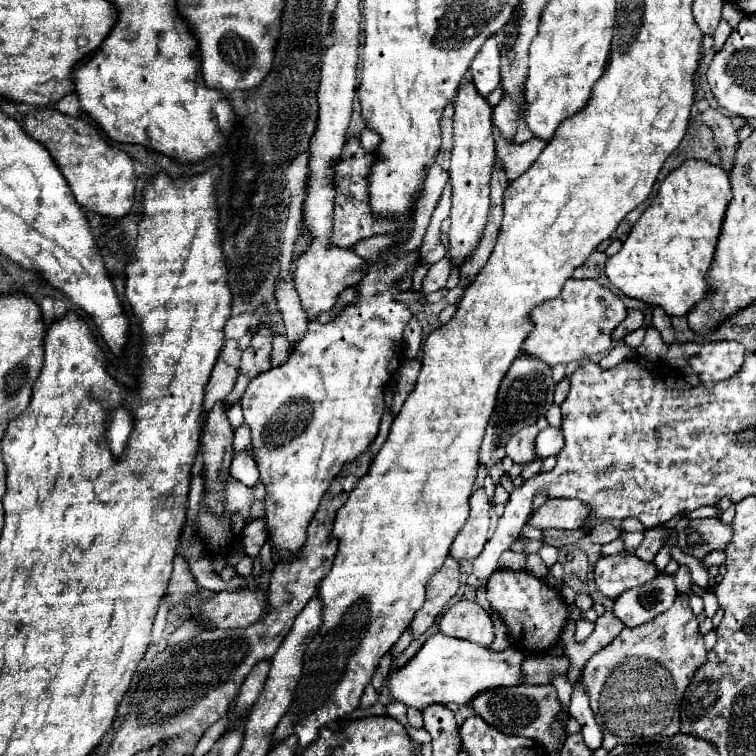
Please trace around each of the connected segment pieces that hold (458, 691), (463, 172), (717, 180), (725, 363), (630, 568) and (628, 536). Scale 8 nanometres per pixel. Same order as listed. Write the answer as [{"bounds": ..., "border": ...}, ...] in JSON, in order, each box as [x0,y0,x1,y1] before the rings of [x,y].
[{"bounds":[389,633,523,709],"border":[[[435,633],[423,643],[411,661],[389,673],[389,691],[395,701],[417,709],[425,709],[431,703],[467,705],[481,691],[519,685],[523,677],[521,659],[523,655],[515,647],[497,653],[465,639],[451,639],[443,633]]]},{"bounds":[449,83,495,265],"border":[[[469,83],[461,85],[455,95],[455,115],[453,115],[453,149],[451,149],[451,171],[449,179],[453,185],[453,209],[451,209],[451,231],[449,231],[449,259],[451,263],[461,265],[477,247],[479,237],[483,235],[483,227],[489,213],[489,181],[493,173],[495,161],[495,141],[493,141],[493,125],[491,125],[491,107],[481,93],[475,93],[475,87]]]},{"bounds":[605,159,733,315],"border":[[[685,159],[675,171],[665,177],[657,197],[629,231],[629,237],[623,241],[621,251],[607,259],[605,275],[627,297],[655,303],[663,307],[667,315],[685,315],[707,293],[705,273],[711,267],[721,221],[731,197],[733,191],[729,175],[721,165],[711,165],[705,159]]]},{"bounds":[681,341,745,383],"border":[[[687,341],[681,343],[681,347],[689,367],[699,375],[703,383],[717,383],[733,377],[745,361],[745,347],[735,341]]]},{"bounds":[593,551,659,599],"border":[[[625,551],[611,557],[601,557],[595,563],[593,575],[597,589],[607,597],[617,599],[623,591],[653,581],[659,575],[659,571],[653,563],[643,561]]]},{"bounds":[619,532,643,551],"border":[[[634,532],[634,533],[621,533],[619,539],[623,539],[623,545],[627,551],[633,551],[641,544],[643,539],[643,533]]]}]

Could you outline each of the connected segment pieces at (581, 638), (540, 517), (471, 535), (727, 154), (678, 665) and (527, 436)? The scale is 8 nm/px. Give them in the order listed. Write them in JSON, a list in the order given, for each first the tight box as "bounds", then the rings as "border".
[{"bounds":[575,619,593,643],"border":[[[579,619],[577,621],[577,629],[575,629],[575,641],[578,643],[584,642],[593,631],[593,623],[587,619]]]},{"bounds":[527,499,589,529],"border":[[[547,499],[531,513],[527,525],[535,529],[579,529],[589,509],[575,499]]]},{"bounds":[451,489,491,561],"border":[[[477,489],[471,495],[469,503],[471,503],[469,519],[451,545],[451,555],[457,561],[477,557],[481,553],[485,541],[487,541],[487,521],[489,521],[491,503],[487,499],[485,489]]]},{"bounds":[695,109,739,171],"border":[[[707,109],[699,115],[695,115],[695,119],[701,119],[705,125],[709,125],[715,133],[715,141],[717,147],[721,149],[721,165],[729,171],[731,169],[731,157],[739,145],[737,139],[737,131],[733,129],[731,117],[725,117],[721,111],[717,109]]]},{"bounds":[583,593,707,751],"border":[[[679,593],[675,605],[655,617],[655,621],[643,623],[635,629],[623,629],[607,647],[595,653],[585,669],[583,669],[583,685],[587,685],[587,695],[591,701],[591,711],[595,715],[597,725],[603,731],[603,749],[611,751],[615,745],[649,741],[657,735],[675,735],[679,733],[679,711],[683,693],[695,675],[695,671],[705,665],[707,649],[703,643],[703,635],[699,633],[697,617],[689,607],[689,595]]]},{"bounds":[507,425,539,463],"border":[[[529,425],[527,429],[517,431],[515,435],[511,435],[511,439],[507,441],[507,457],[511,457],[515,463],[525,463],[531,461],[535,457],[533,451],[533,443],[537,437],[539,429],[535,425]]]}]

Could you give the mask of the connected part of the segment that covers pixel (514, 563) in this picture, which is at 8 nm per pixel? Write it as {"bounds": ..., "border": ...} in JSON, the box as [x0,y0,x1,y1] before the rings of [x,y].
{"bounds":[499,551,525,569],"border":[[[505,551],[499,561],[501,569],[523,569],[525,567],[525,553],[513,553]]]}

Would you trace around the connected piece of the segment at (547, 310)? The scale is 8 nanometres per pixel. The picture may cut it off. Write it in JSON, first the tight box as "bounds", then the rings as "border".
{"bounds":[523,279,627,367],"border":[[[567,279],[559,297],[533,309],[531,321],[535,327],[523,343],[523,353],[535,355],[551,367],[557,363],[571,363],[581,355],[603,353],[611,349],[611,333],[625,315],[627,307],[621,297],[601,287],[595,279]]]}

